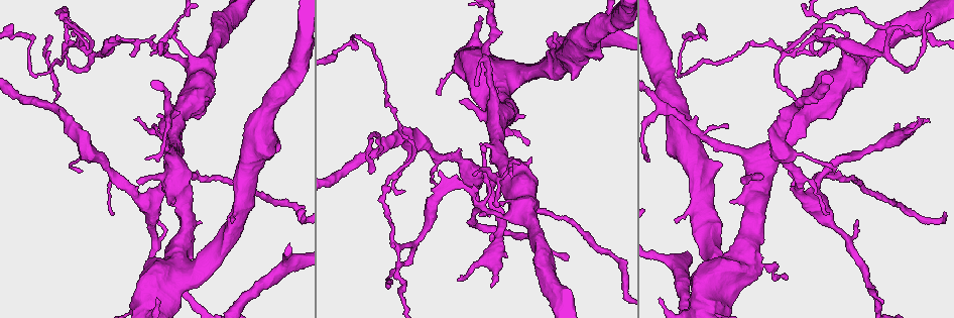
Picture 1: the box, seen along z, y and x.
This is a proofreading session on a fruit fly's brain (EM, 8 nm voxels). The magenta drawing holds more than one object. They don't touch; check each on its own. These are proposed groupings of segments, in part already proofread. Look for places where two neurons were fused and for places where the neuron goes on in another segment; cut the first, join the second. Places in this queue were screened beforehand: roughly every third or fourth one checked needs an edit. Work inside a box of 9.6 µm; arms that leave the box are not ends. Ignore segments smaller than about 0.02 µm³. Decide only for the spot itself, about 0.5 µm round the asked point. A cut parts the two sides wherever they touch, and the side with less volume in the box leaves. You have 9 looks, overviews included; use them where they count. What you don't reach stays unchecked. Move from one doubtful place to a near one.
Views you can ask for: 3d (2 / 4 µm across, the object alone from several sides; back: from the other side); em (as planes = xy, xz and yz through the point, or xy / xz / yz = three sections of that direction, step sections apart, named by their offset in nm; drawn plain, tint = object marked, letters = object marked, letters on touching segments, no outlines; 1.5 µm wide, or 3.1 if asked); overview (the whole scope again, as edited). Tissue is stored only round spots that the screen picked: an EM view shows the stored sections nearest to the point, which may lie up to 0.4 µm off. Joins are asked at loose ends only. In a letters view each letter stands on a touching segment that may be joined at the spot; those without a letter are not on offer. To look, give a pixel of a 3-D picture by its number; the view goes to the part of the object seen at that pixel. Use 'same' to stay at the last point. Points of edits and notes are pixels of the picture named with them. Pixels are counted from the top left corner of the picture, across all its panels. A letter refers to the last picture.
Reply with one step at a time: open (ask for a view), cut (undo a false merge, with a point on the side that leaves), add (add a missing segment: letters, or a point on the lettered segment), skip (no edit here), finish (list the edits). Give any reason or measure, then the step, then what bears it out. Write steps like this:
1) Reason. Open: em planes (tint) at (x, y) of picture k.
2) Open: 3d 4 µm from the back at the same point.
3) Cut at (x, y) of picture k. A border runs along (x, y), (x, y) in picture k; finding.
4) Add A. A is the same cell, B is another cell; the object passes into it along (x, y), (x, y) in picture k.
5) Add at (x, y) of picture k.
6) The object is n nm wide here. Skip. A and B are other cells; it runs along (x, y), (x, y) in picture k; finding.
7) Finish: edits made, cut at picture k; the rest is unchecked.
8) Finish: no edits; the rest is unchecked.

Calibre changes. Open: em planes (tint) at (192, 59) of picture 1.

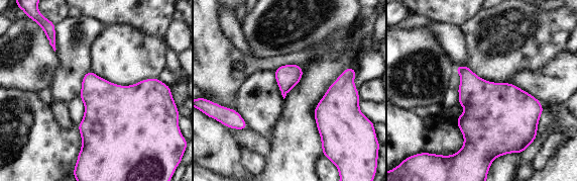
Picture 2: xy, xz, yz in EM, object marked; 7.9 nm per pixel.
What lies round it. Open: em planes (letters) at the same point.

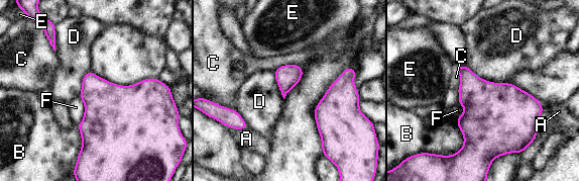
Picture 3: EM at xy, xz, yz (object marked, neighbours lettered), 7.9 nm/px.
Skip. A, B, C, D, E and F are other cells; a border runs along (466, 66), (483, 79), (506, 83) in picture 3; all the same neuron.

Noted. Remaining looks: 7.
An open end. Open: em xy step 4 (letters) at (491, 288) of picture 1.

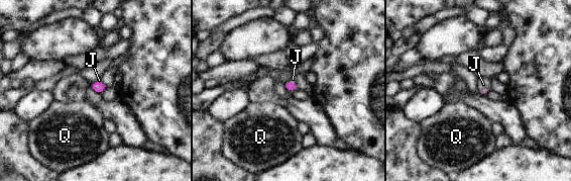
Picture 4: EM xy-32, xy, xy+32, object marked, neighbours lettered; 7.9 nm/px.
Another direction. Open: em planes (letters) at the same point.

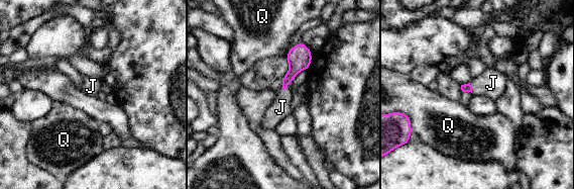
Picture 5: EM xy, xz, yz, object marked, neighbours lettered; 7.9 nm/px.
Add J. J is the same cell, Q is another cell; the object passes into it along (299, 60), (285, 88), (280, 107) in picture 5; the neuron continues.

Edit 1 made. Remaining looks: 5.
Abrupt turn. Open: 3d 2 µm at (908, 70) of picture 1.

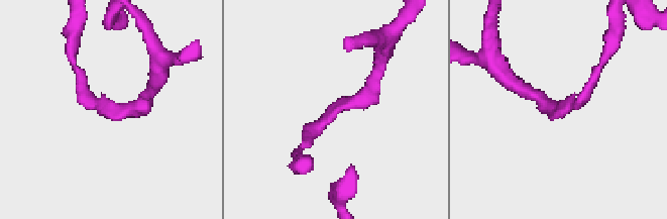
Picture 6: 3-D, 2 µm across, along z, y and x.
Open: em xy step 4 (tint) at (564, 115) of picture 6.

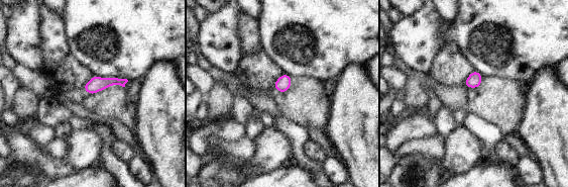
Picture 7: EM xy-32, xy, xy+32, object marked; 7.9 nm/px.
Open: em xy step 4 (letters) at the same point.

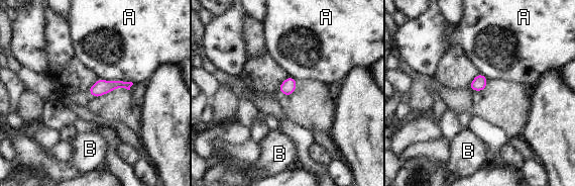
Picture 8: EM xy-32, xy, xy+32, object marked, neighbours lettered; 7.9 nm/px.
The object is 110 nm wide here; the longest contact is with A, 280 nm. Skip. A and B are other cells; continuous, no second neuron.

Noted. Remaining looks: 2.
Branch stops here. Open: em planes (tint) at (491, 239) of picture 1.

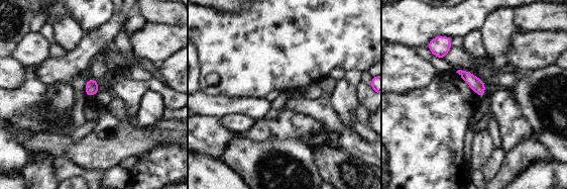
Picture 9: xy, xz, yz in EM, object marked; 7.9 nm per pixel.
What lies round it. Open: em planes (letters) at the same point.

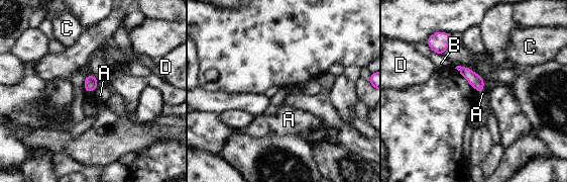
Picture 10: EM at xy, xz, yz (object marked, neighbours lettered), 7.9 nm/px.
Skip. A, B, C and D are other cells; no lettered segment goes on from it.

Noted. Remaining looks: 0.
Finish: edits made, add at picture 5; the rest is unchecked.

